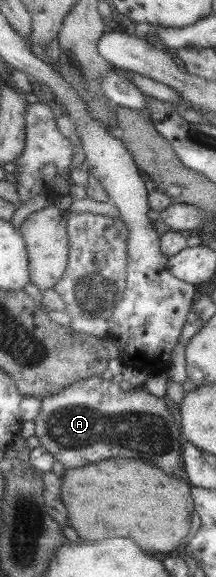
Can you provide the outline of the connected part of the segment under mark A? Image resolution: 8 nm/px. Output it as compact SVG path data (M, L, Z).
M92 376L78 380L59 392L46 396L42 402L41 413L35 418L35 437L40 441L40 446L45 452L53 455L66 469L79 468L85 464L111 459L113 456L121 458L137 458L145 460L153 466L159 466L165 474L177 476L179 456L186 439L181 440L182 429L175 424L173 414L167 406L163 396L151 394L142 386L131 387L125 391L119 385L102 376Z

